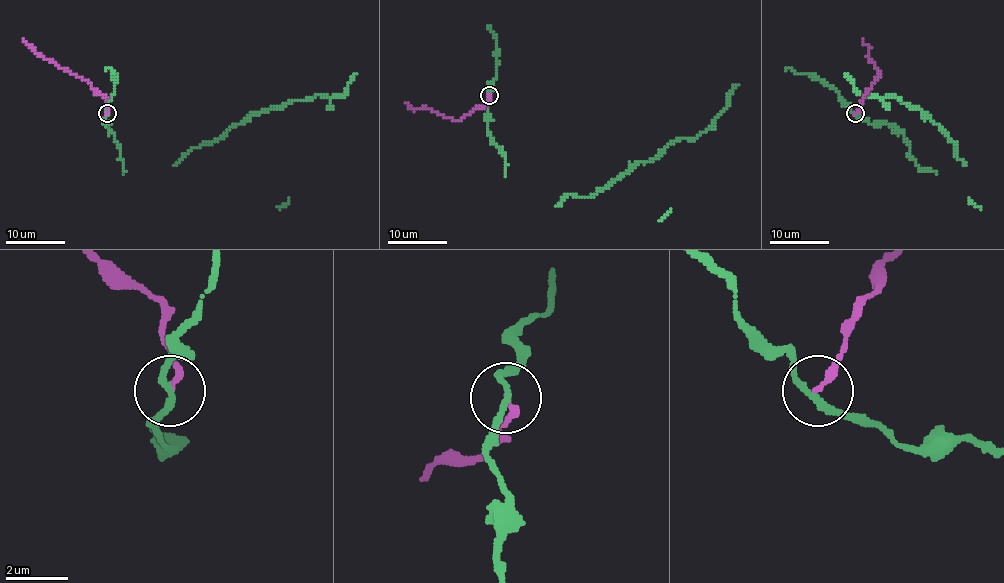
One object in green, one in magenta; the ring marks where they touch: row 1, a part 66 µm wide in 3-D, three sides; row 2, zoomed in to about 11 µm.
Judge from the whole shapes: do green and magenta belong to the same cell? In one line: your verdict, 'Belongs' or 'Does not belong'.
Does not belong

